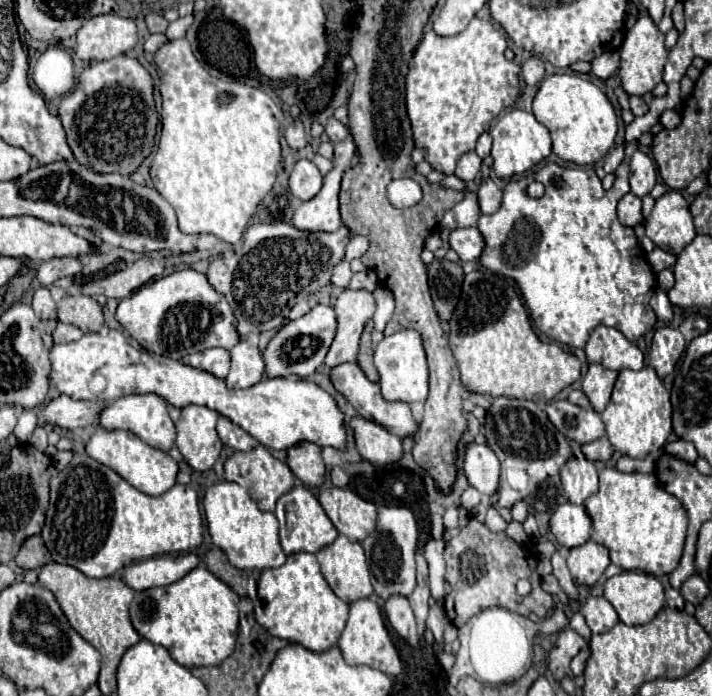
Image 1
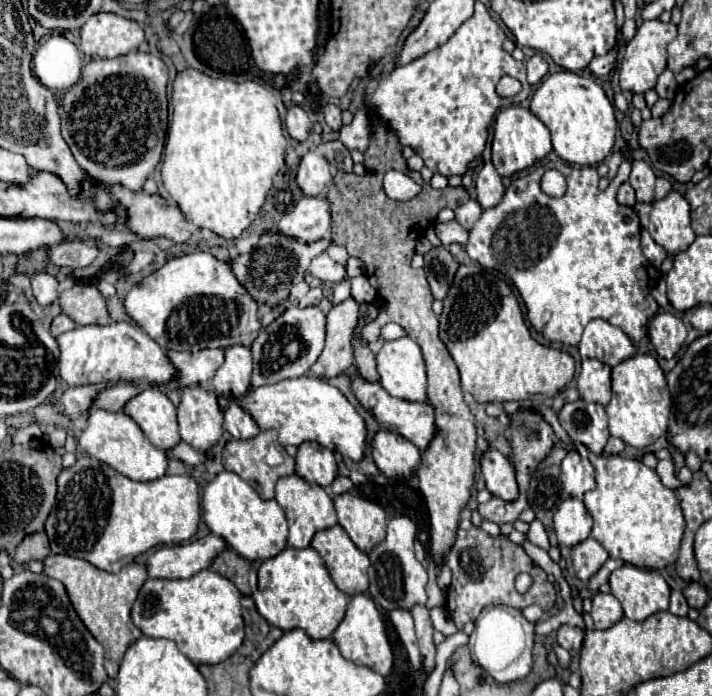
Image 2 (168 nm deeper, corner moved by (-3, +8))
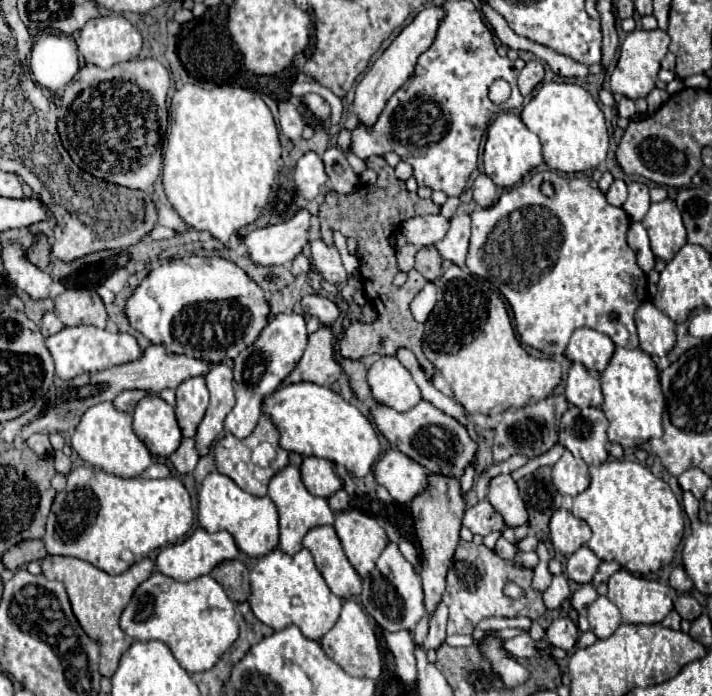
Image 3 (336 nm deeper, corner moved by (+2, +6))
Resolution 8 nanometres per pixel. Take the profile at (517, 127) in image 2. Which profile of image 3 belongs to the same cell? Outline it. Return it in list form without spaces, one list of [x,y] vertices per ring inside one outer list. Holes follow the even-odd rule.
[[[503,112],[495,118],[495,122],[487,130],[487,142],[483,152],[483,170],[485,174],[503,188],[515,186],[527,172],[537,168],[543,162],[541,142],[539,138],[525,128],[521,118],[513,112]]]

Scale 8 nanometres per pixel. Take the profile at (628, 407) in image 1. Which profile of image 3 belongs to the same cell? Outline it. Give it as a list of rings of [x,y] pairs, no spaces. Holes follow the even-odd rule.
[[[615,348],[605,372],[601,374],[601,388],[605,402],[601,410],[609,420],[609,440],[623,448],[637,448],[651,438],[663,436],[662,415],[666,408],[665,398],[659,384],[659,370],[649,354],[643,350]]]

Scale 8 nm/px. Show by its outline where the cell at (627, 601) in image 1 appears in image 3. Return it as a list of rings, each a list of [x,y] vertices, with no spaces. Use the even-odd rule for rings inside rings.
[[[619,570],[609,578],[607,586],[607,598],[621,610],[625,624],[657,624],[673,610],[669,586],[661,582]]]

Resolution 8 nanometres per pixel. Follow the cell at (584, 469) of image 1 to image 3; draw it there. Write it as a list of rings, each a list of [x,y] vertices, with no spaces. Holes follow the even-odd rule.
[[[563,452],[563,456],[553,466],[553,484],[561,494],[577,496],[589,486],[589,470],[587,464],[575,458],[571,452]]]

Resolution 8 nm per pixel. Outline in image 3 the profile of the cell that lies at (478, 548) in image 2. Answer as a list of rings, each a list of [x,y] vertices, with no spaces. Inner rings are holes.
[[[459,540],[459,546],[457,546],[455,558],[453,558],[453,566],[447,574],[447,592],[443,596],[443,602],[449,608],[447,636],[451,636],[451,634],[473,634],[475,626],[483,618],[491,618],[491,616],[497,616],[497,618],[527,616],[531,620],[541,618],[547,610],[545,610],[541,594],[531,588],[531,578],[533,578],[531,570],[515,568],[511,560],[499,558],[493,550],[485,548],[483,544],[477,546],[473,542]],[[505,580],[511,580],[511,582],[519,584],[525,592],[523,598],[519,598],[519,600],[507,598],[503,594]]]

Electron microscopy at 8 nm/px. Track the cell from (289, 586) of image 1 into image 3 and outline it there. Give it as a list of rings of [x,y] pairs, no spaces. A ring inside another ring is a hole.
[[[275,548],[273,552],[259,558],[259,562],[251,568],[249,578],[251,578],[251,592],[247,602],[253,614],[273,630],[283,630],[295,624],[305,638],[319,640],[333,628],[333,624],[339,618],[341,598],[337,598],[327,588],[307,548],[299,550],[295,556],[287,556],[283,550]]]

